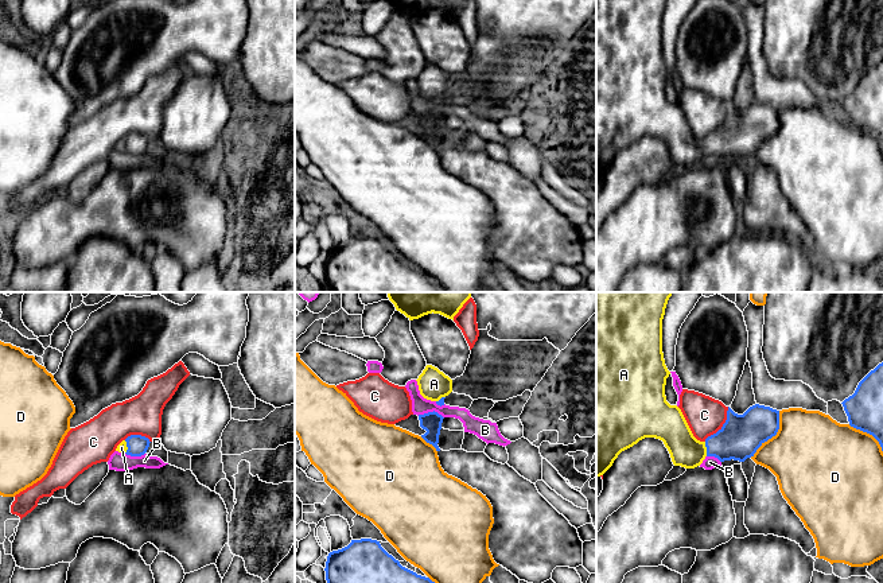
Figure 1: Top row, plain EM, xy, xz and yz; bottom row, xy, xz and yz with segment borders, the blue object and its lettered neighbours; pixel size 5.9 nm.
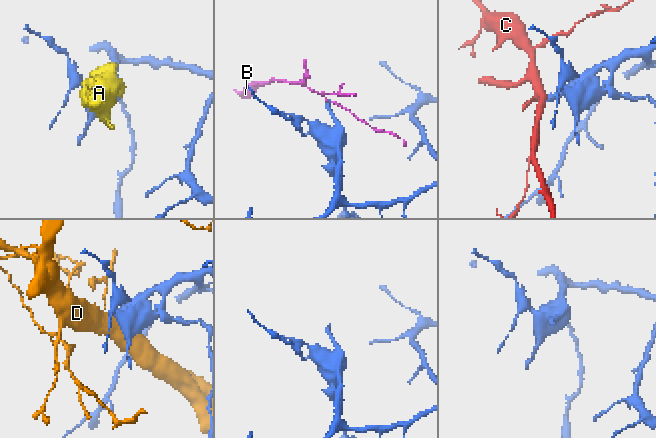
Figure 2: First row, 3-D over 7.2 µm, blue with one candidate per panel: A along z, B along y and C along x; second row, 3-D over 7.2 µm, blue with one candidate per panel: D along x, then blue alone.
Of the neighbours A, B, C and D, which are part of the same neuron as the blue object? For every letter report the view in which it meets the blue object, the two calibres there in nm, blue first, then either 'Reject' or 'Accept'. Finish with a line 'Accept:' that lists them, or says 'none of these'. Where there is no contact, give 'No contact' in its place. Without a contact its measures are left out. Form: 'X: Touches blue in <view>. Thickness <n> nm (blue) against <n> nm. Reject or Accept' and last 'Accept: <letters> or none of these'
A: Touches blue in yz. Thickness 260 nm (blue) against 190 nm. Accept
B: Touches blue in xz. Thickness 120 nm (blue) against 110 nm. Reject
C: Touches blue in yz. Thickness 260 nm (blue) against 220 nm. Reject
D: Touches blue in yz. Thickness 260 nm (blue) against 480 nm. Reject
Accept: A

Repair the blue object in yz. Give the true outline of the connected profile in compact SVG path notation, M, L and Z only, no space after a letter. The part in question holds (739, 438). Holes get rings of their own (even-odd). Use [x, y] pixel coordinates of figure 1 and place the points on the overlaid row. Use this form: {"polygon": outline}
{"polygon": "M596 292L596 478L603 475L618 455L645 438L664 442L674 466L695 469L707 456L720 462L744 462L754 456L756 450L779 430L779 411L755 404L743 415L730 407L723 427L704 442L697 440L681 409L666 401L665 385L670 372L662 353L662 319L669 298L673 292Z"}

